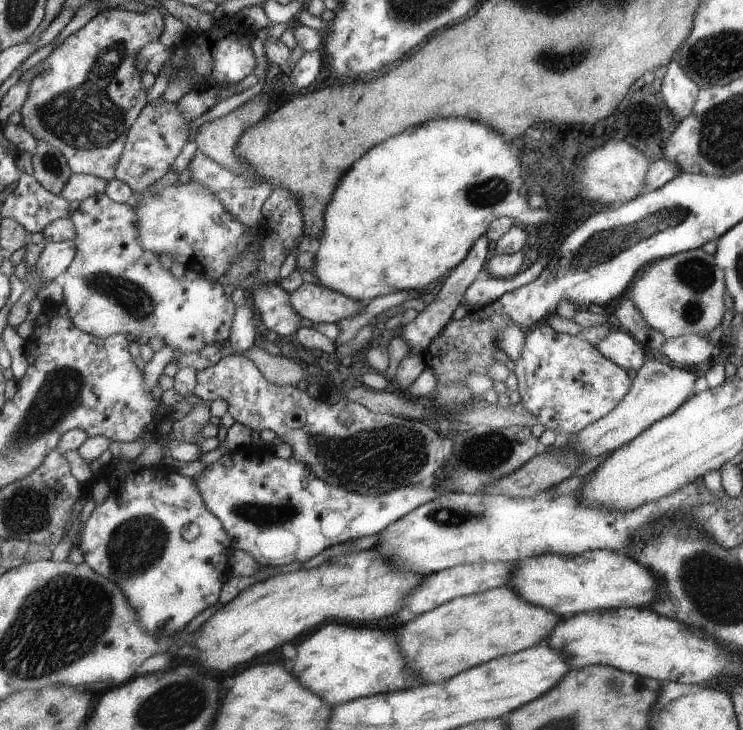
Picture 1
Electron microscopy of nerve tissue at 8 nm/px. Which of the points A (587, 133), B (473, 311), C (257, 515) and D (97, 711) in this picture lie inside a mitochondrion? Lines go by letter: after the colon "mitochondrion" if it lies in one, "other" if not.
A: other
B: other
C: mitochondrion
D: other

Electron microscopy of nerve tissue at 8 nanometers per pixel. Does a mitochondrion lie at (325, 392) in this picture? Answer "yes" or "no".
no

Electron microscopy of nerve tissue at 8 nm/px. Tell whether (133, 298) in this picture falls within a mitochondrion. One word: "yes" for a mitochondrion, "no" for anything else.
yes

